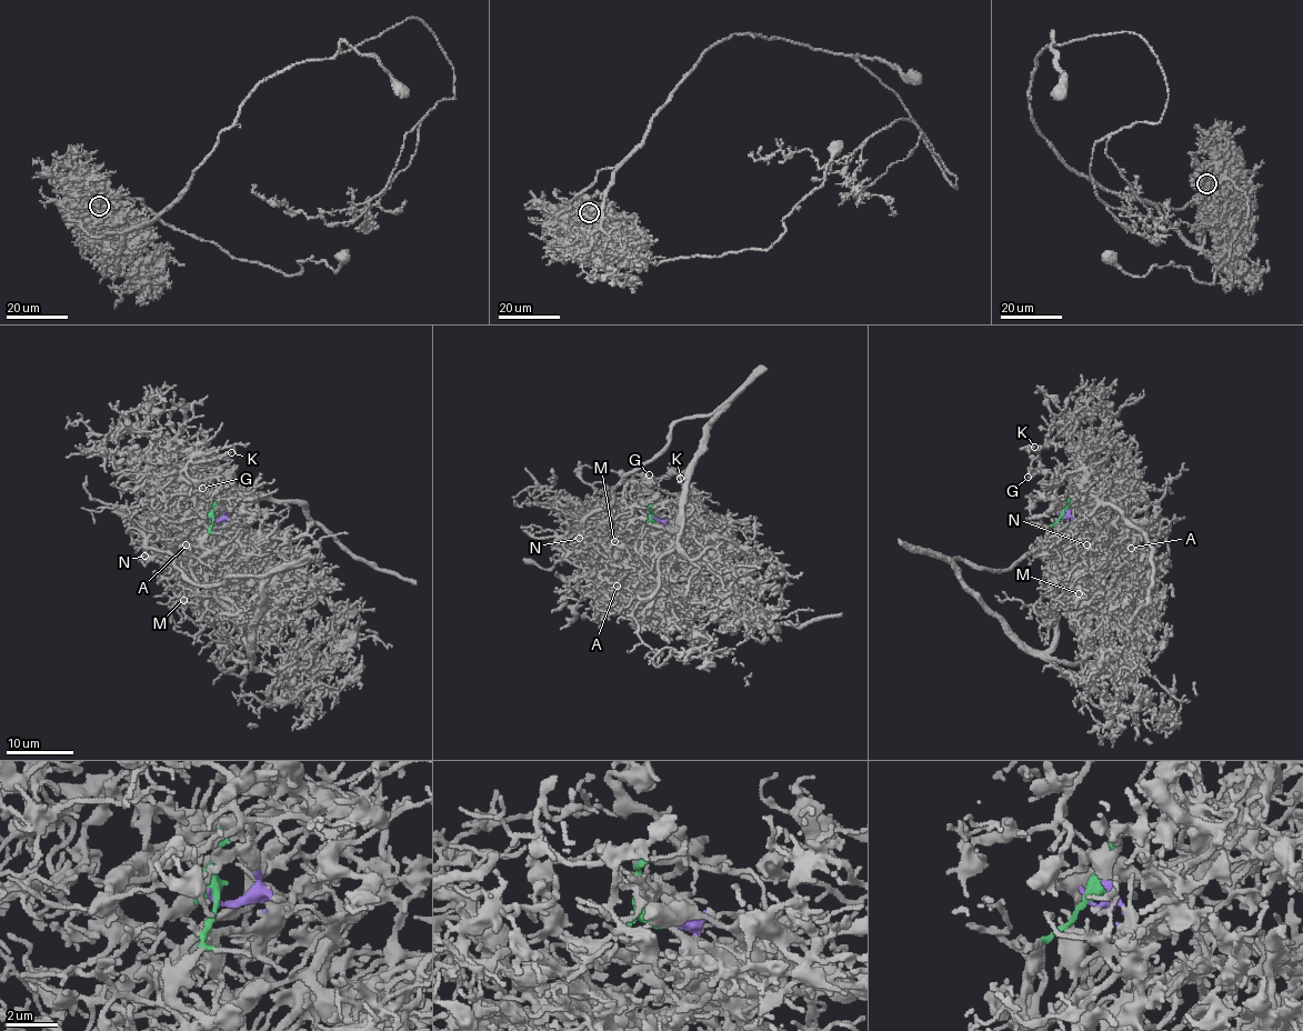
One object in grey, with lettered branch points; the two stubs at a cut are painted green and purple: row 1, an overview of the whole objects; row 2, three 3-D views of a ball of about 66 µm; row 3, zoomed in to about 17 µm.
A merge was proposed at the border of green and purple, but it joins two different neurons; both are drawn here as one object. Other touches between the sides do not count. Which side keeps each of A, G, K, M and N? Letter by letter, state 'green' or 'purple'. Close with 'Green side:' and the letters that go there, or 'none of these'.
A: purple
G: green
K: green
M: purple
N: purple
Green side: G, K

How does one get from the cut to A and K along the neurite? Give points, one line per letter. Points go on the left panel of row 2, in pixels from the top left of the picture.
A: (211, 518), (241, 518), (208, 552), (188, 542), (186, 546)
K: (213, 519), (213, 504), (221, 503), (213, 486), (191, 483), (181, 470), (189, 462), (210, 461), (231, 451)

